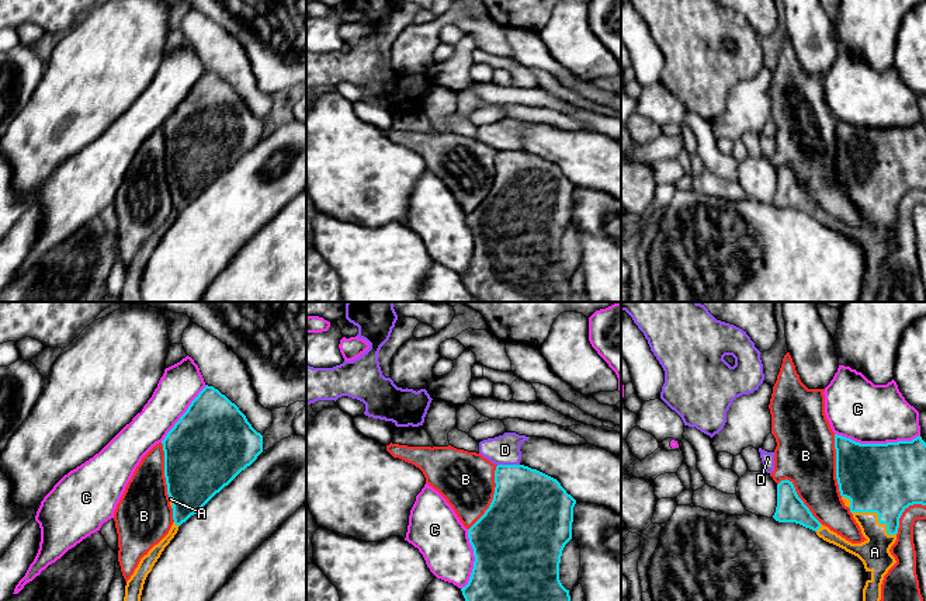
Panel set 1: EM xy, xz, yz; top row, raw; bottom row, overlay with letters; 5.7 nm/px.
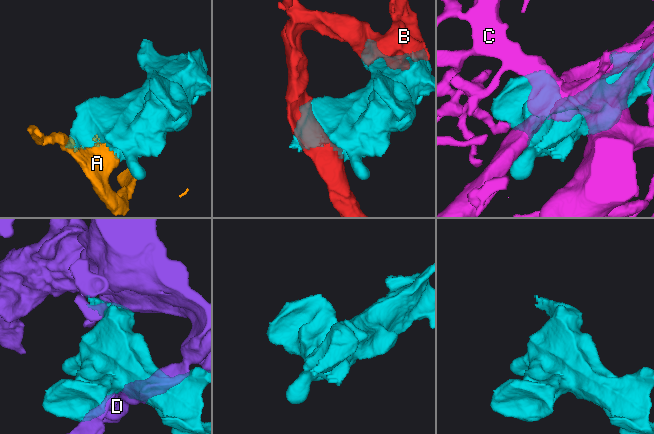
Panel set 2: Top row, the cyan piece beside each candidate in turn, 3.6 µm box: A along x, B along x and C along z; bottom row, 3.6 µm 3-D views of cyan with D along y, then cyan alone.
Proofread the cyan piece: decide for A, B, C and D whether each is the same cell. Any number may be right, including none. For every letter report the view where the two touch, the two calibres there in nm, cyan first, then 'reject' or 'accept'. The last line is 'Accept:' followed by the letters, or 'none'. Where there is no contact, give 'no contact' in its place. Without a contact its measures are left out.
A: yz | 400/170 nm | accept
B: xz | 480/320 nm | reject
C: yz | 400/340 nm | reject
D: xz | 400/180 nm | reject
Accept: A

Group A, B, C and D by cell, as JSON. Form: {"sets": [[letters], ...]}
{"sets": [["A"], ["B"], ["C"], ["D"]]}

